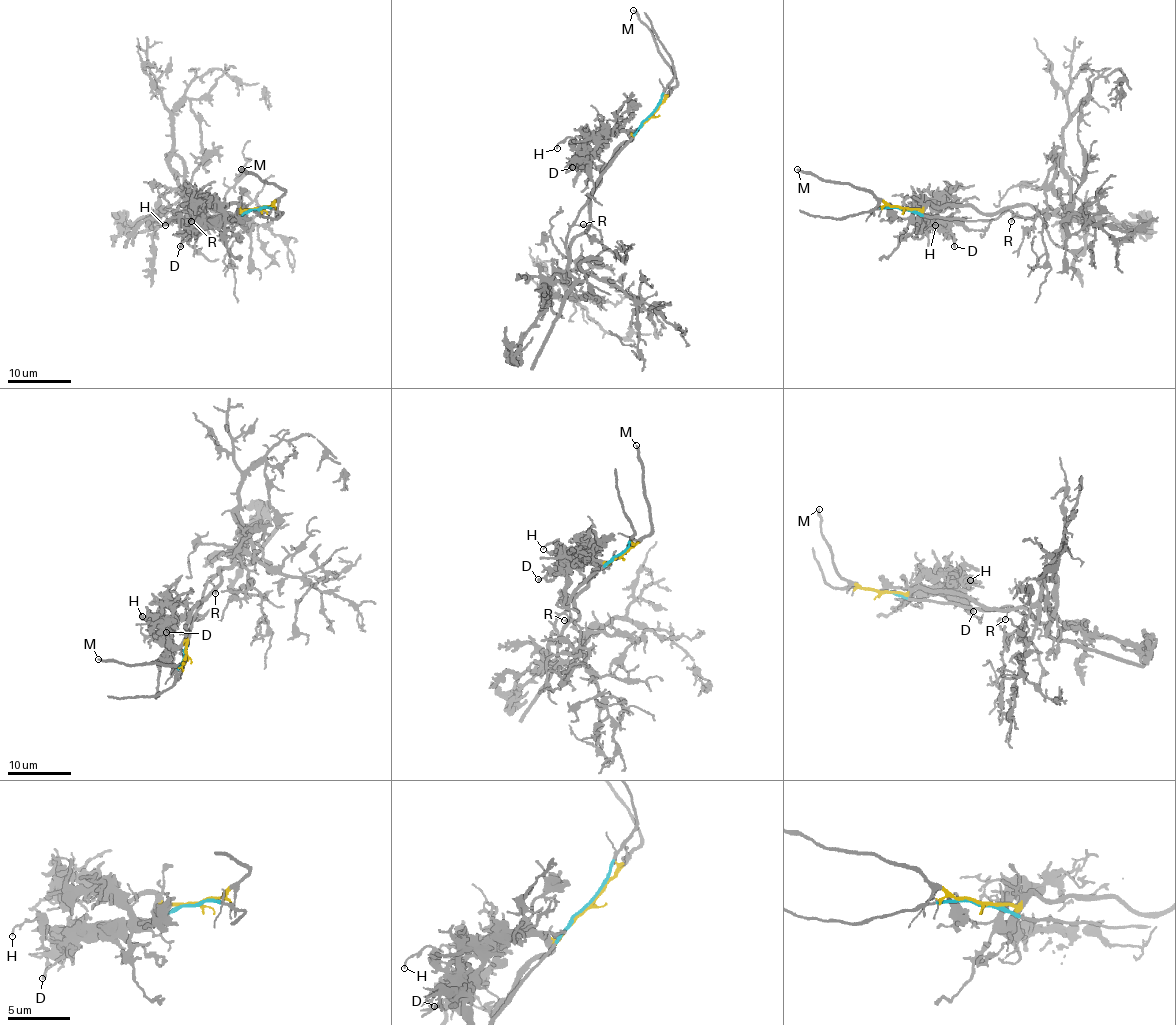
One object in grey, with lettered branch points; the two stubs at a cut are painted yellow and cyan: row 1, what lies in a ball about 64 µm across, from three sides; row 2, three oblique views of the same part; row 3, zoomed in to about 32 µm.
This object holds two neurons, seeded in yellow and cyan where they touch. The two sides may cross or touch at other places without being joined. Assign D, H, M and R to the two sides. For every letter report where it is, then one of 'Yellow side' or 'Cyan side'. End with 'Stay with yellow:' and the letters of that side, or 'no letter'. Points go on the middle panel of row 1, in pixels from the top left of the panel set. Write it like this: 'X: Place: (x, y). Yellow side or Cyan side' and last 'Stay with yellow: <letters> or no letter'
D: Place: (572, 167). Yellow side
H: Place: (557, 148). Yellow side
M: Place: (633, 10). Yellow side
R: Place: (583, 224). Cyan side
Stay with yellow: D, H, M

